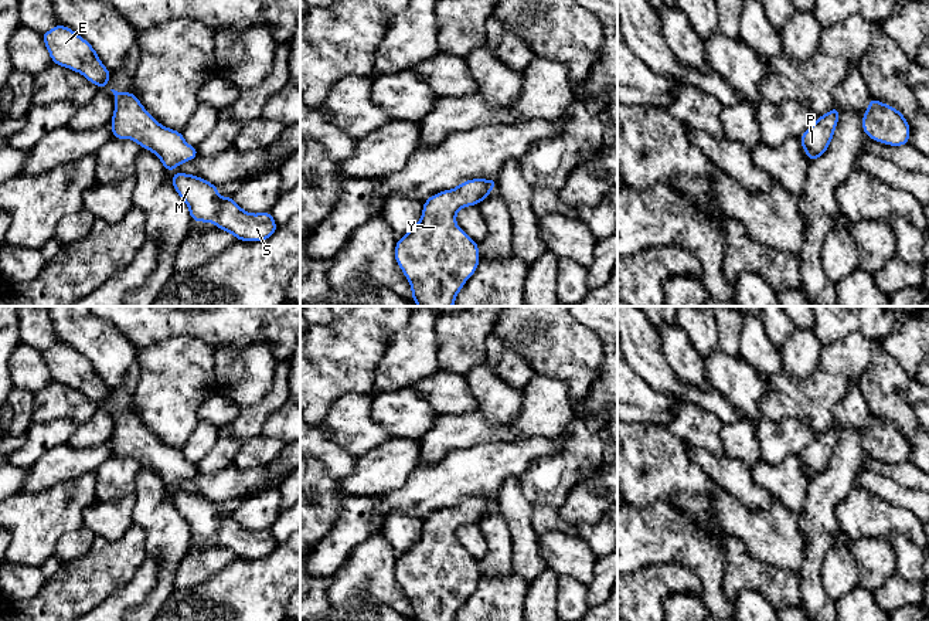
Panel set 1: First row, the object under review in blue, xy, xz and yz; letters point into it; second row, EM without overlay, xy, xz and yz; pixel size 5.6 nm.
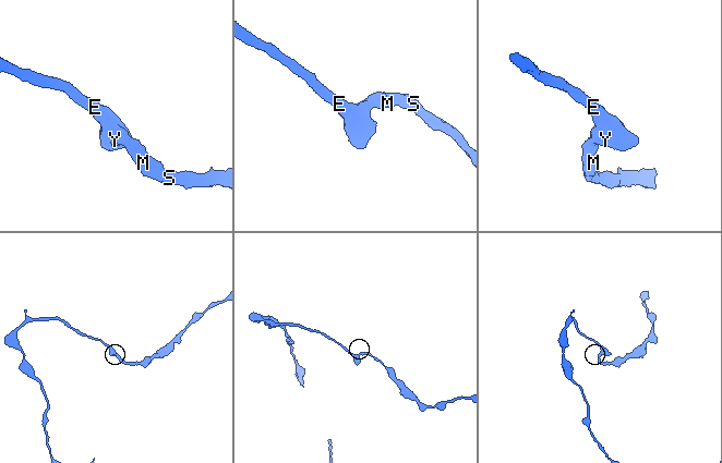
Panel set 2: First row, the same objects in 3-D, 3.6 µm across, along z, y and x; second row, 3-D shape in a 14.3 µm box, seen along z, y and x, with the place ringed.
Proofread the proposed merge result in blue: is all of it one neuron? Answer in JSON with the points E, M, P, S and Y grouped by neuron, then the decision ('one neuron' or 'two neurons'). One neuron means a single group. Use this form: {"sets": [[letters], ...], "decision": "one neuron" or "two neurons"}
{"sets": [["E", "M", "P", "S", "Y"]], "decision": "one neuron"}

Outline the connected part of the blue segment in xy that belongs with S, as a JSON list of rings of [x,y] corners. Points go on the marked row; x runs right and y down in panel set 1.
[[[176,173],[171,179],[177,194],[186,201],[191,221],[214,223],[239,241],[270,238],[278,225],[270,211],[252,214],[242,210],[232,197],[221,197],[218,186],[203,177]]]

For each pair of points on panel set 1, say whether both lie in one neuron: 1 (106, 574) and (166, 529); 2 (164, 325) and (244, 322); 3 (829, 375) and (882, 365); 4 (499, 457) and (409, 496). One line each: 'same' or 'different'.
1: different
2: same
3: different
4: same

